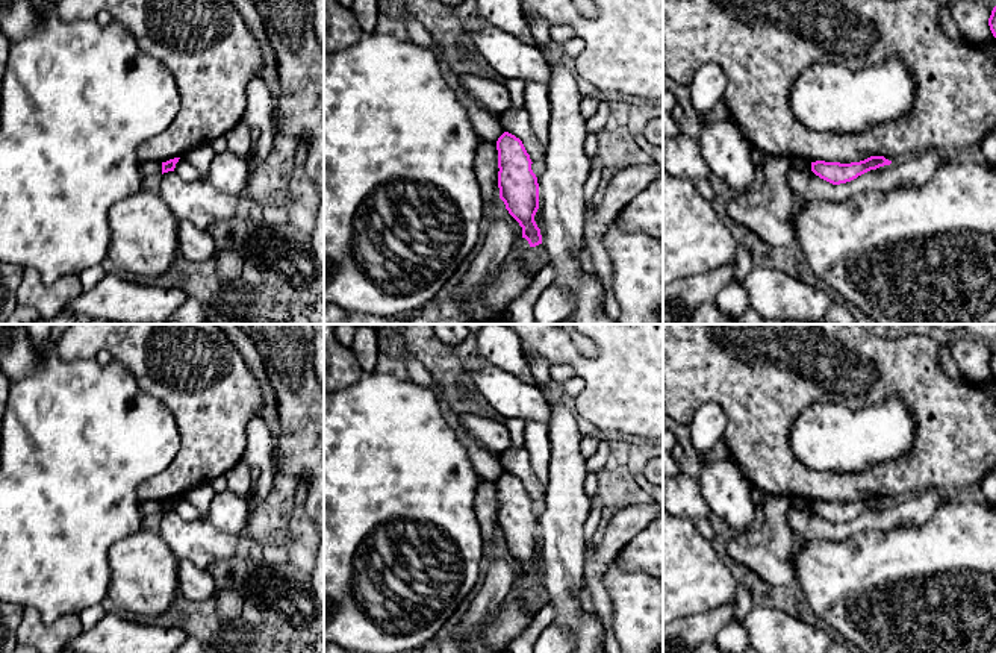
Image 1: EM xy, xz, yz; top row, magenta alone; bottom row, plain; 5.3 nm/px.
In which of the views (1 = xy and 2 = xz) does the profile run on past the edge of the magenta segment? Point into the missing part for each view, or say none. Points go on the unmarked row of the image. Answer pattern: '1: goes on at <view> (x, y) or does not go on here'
1: does not go on here
2: does not go on here

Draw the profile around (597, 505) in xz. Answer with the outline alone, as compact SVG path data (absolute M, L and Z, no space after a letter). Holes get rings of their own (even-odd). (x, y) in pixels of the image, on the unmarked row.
M593 495L590 501L590 512L589 518L584 524L584 536L589 542L595 539L596 530L599 527L599 523L602 520L602 509L605 508L605 503L599 495Z

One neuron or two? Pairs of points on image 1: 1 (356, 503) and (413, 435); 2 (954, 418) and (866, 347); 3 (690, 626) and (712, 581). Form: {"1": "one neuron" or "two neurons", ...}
{"1": "one neuron", "2": "one neuron", "3": "two neurons"}

